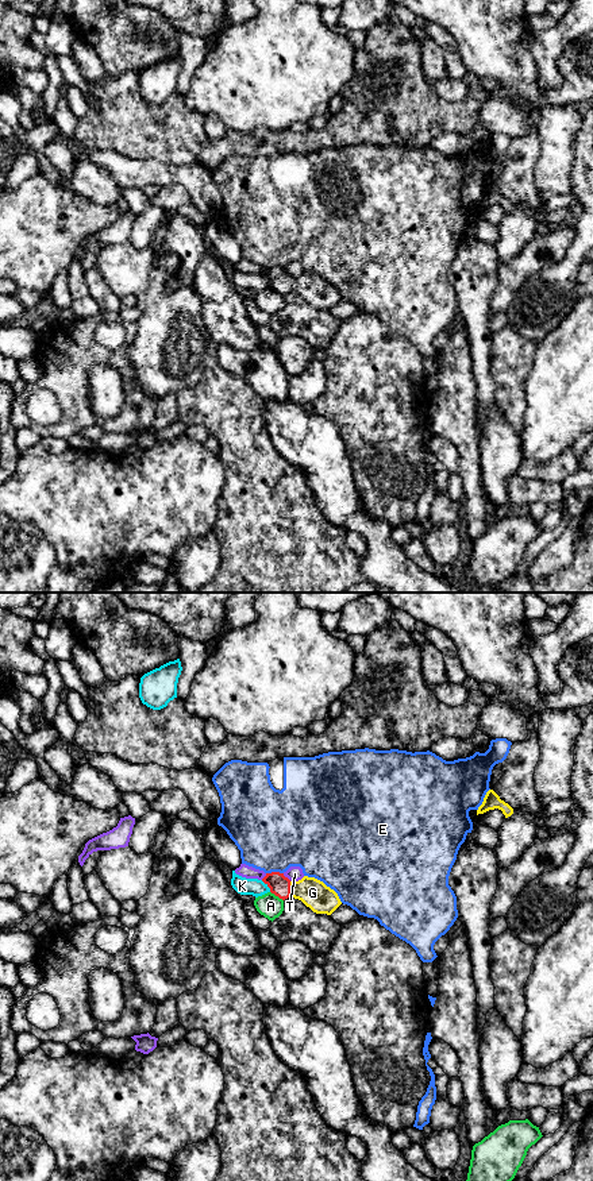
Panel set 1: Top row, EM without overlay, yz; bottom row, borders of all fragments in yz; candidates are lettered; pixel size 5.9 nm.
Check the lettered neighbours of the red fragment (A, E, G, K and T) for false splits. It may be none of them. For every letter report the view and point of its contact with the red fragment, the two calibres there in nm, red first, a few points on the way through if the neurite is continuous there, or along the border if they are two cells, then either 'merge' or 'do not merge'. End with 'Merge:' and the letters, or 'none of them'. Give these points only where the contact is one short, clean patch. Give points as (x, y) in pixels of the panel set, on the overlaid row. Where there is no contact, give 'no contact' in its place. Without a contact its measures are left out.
A: yz (277, 895) | 120/140 nm | do not merge
E: yz (274, 872) | 120/480 nm | do not merge
G: yz (289, 890) | 120/170 nm | across yz (280, 886), (289, 890), (310, 890), (312, 892) | merge
K: yz (268, 886) | 120/100 nm | do not merge
T: yz (287, 877) | 120/90 nm | along yz (282, 873), (291, 880) | do not merge
Merge: G

